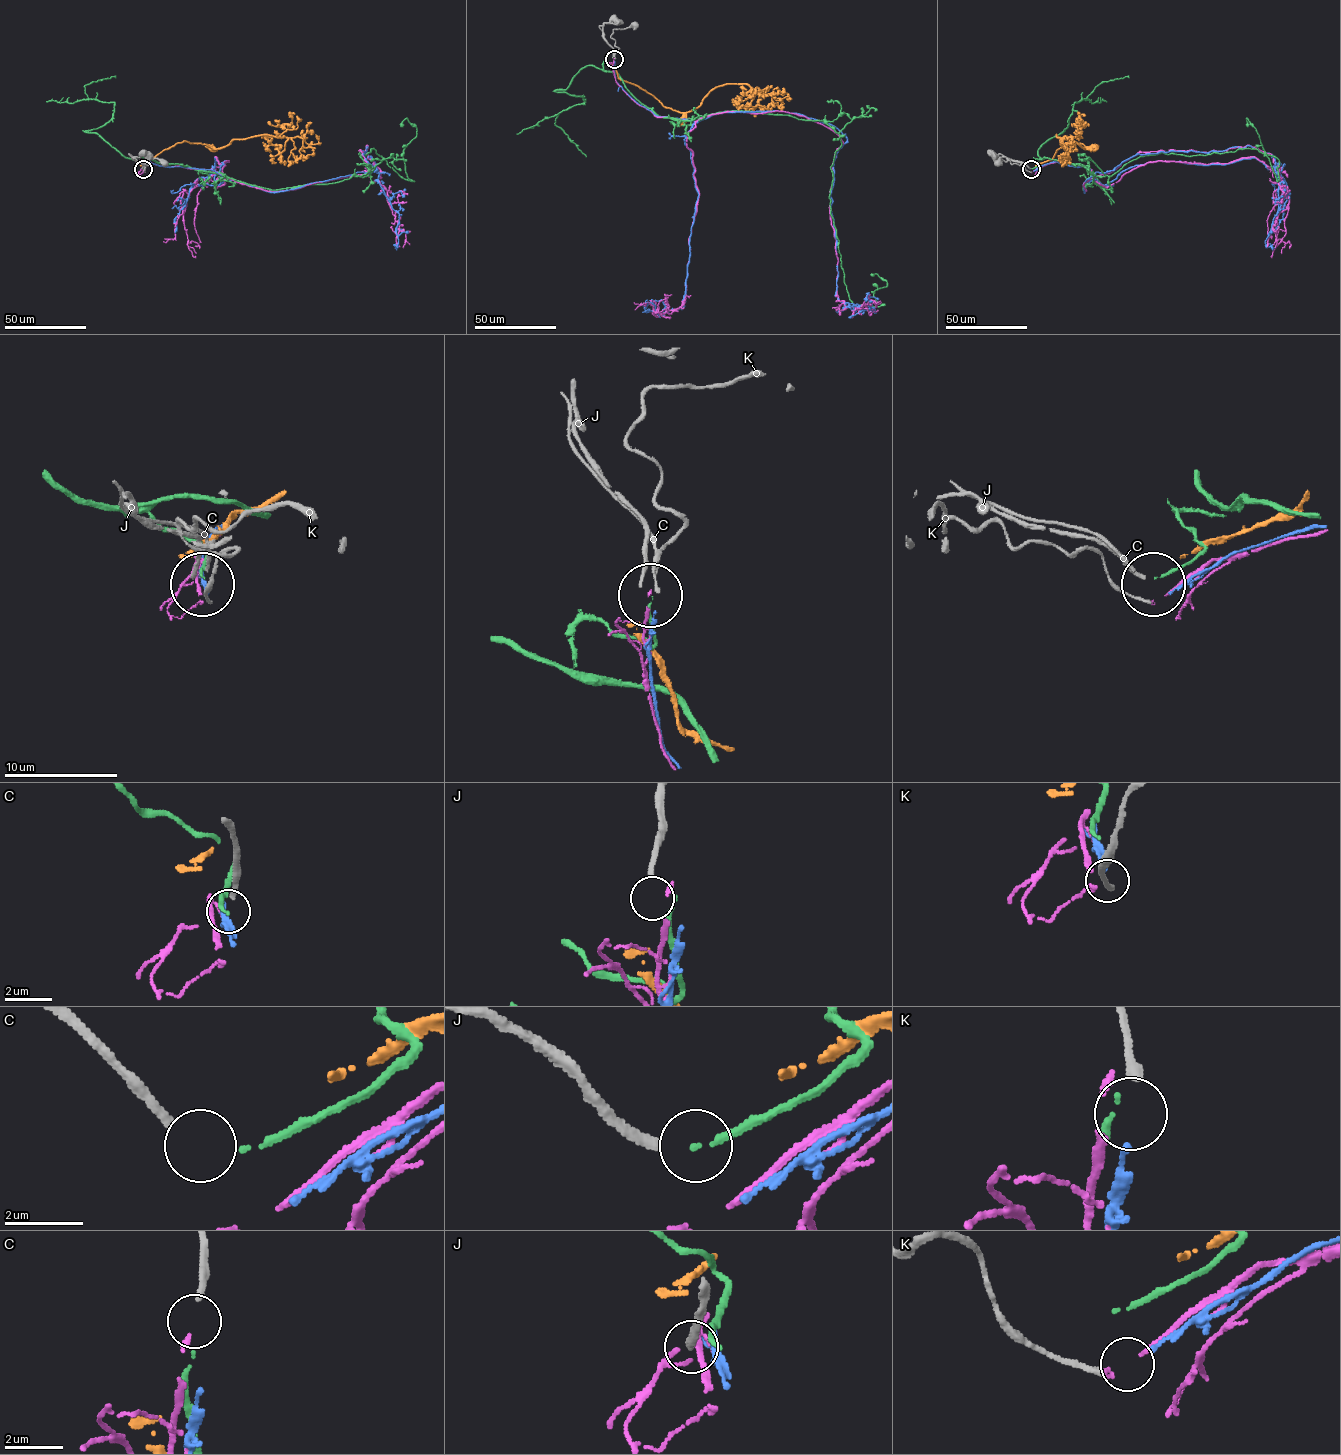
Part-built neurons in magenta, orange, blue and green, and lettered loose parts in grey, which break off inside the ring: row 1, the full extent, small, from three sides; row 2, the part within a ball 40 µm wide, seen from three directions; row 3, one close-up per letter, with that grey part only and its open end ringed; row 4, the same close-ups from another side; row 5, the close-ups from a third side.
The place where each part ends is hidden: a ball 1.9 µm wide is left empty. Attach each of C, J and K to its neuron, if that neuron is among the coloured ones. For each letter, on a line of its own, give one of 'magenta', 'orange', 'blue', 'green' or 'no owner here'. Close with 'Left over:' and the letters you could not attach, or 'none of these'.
C: green
J: no owner here
K: blue
Left over: J

